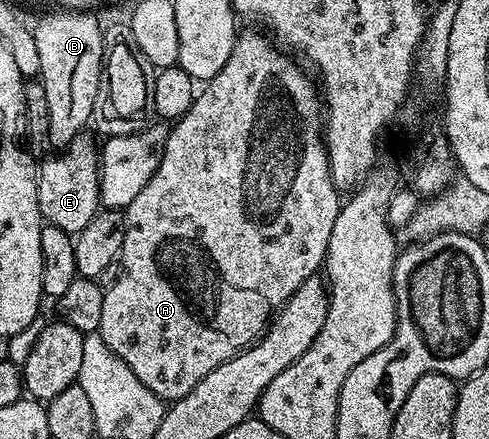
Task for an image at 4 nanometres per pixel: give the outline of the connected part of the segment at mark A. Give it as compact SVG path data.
M255 28L247 29L251 30L244 34L242 31L236 37L235 47L225 68L221 68L221 72L217 72L217 76L213 76L202 87L200 94L198 91L194 95L191 107L170 127L158 172L125 207L125 240L121 265L118 267L119 275L116 276L115 283L111 287L108 285L103 291L101 324L97 333L104 338L111 351L133 370L137 379L167 404L172 404L186 393L192 392L194 386L218 365L225 364L263 337L273 315L282 309L297 292L297 288L311 276L320 273L327 257L329 232L333 232L333 220L337 220L339 215L341 194L331 179L320 91L314 81L303 82L303 74L299 71L300 63L294 57L276 49L266 33Z

